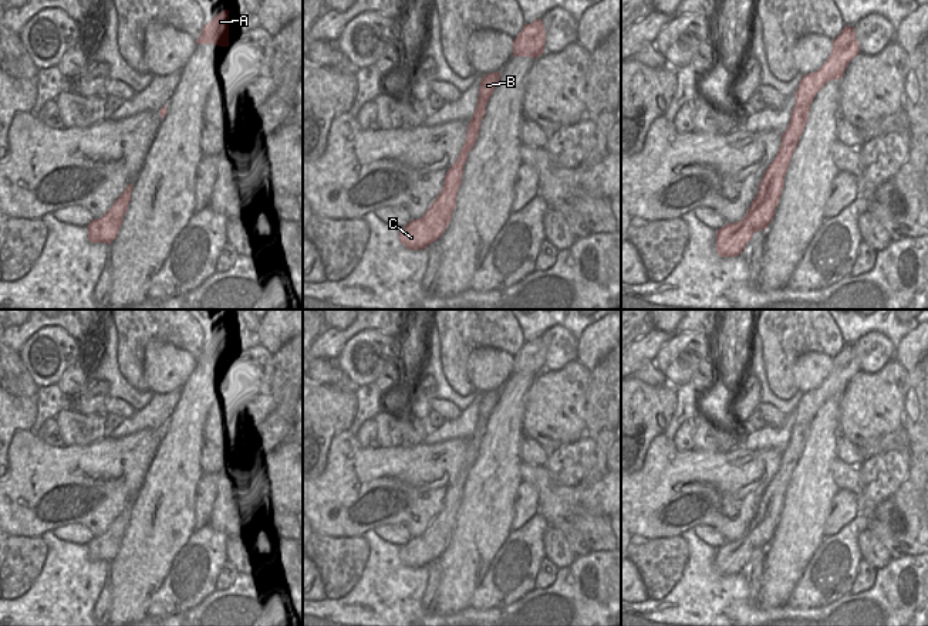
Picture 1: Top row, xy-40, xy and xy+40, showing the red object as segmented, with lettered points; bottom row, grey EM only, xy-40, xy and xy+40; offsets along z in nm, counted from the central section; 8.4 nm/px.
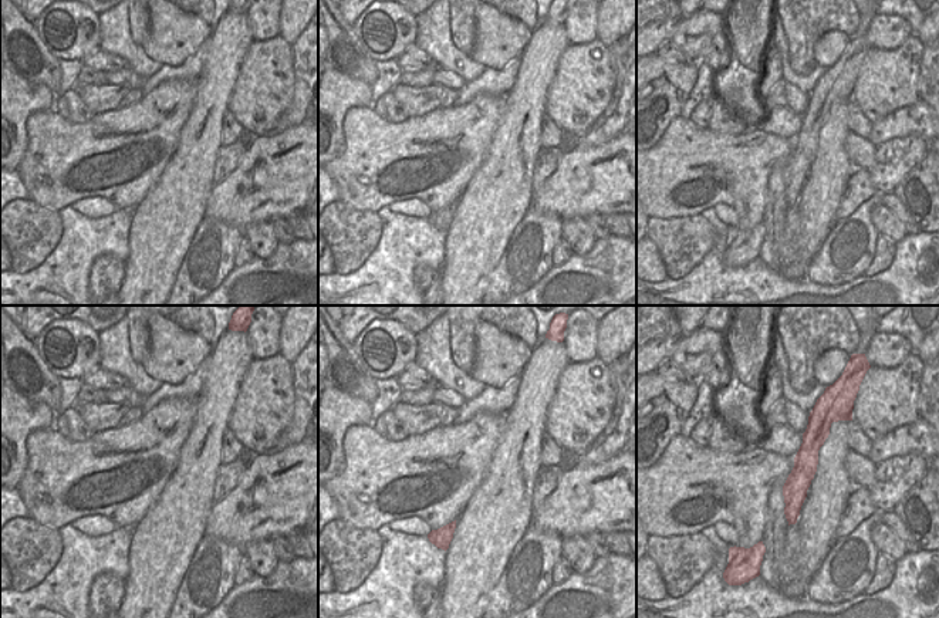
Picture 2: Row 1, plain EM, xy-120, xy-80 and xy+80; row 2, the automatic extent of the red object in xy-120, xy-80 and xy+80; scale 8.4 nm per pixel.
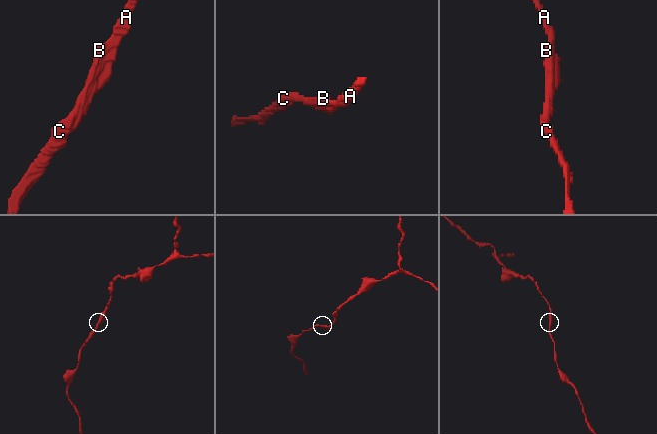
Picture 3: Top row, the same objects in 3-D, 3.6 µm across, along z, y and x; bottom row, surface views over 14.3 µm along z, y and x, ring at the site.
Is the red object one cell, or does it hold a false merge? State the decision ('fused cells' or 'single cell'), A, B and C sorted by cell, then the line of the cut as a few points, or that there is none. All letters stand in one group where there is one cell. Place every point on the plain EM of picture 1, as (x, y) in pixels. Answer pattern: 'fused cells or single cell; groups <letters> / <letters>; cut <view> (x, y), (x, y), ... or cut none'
single cell; groups A B C; cut none

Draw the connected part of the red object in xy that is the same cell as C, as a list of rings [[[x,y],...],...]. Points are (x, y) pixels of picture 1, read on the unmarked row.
[[[500,390],[483,393],[479,406],[478,424],[468,441],[466,458],[456,480],[450,484],[445,494],[441,511],[422,535],[411,538],[404,547],[399,547],[399,559],[408,568],[426,566],[445,551],[456,524],[456,514],[462,501],[463,484],[466,481],[468,471],[478,458],[480,440],[486,432],[486,423],[499,397]]]

